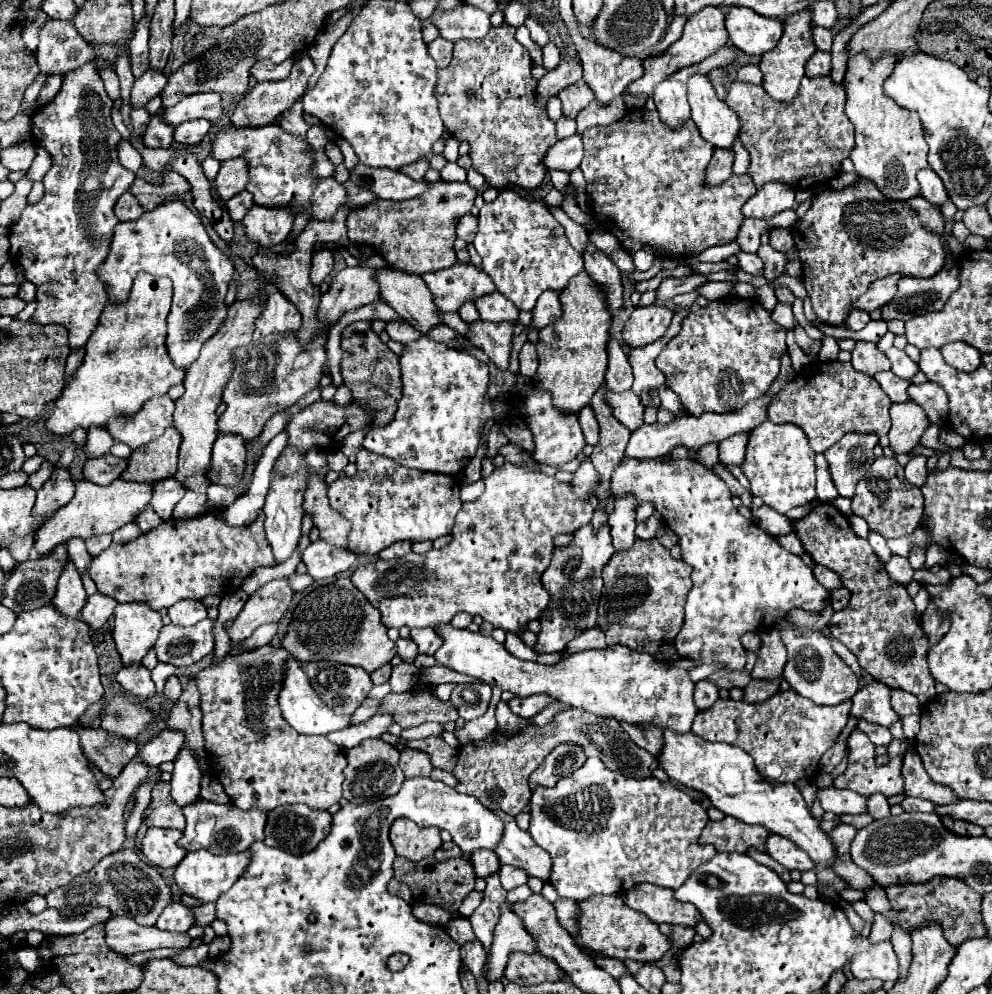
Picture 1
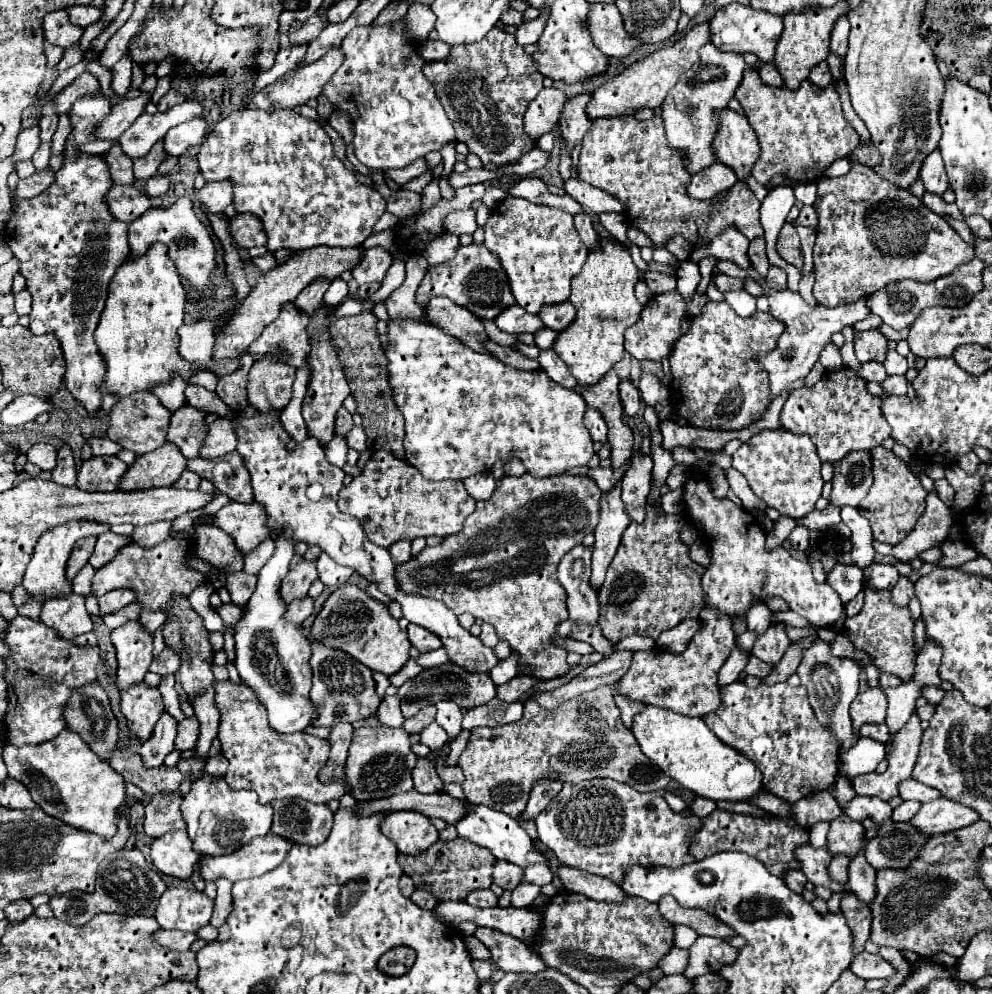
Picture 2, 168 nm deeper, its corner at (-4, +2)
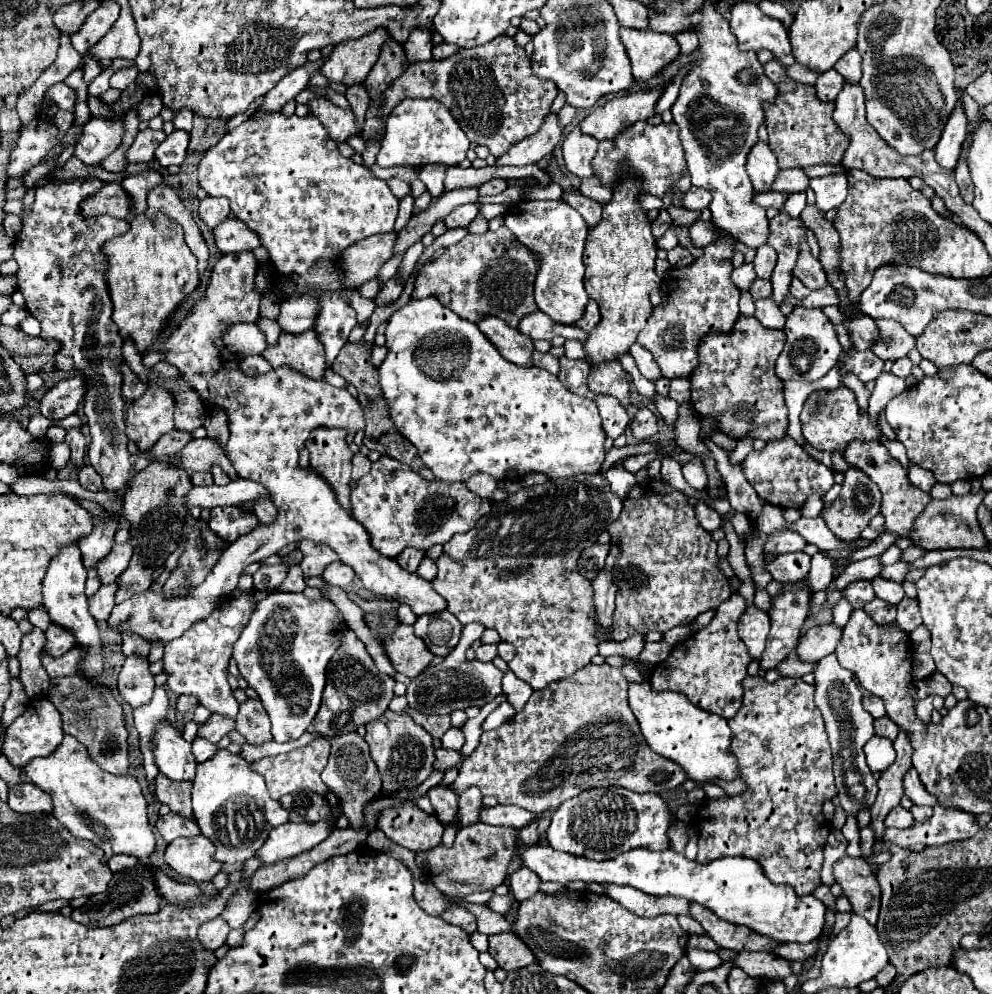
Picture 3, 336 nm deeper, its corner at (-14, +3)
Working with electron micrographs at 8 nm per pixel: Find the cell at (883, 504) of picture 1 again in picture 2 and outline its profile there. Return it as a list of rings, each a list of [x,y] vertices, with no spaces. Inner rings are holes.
[[[882,446],[872,450],[872,472],[874,472],[874,484],[870,486],[866,498],[860,502],[858,510],[864,518],[870,520],[874,540],[886,544],[898,544],[910,534],[916,520],[924,512],[926,490],[922,488],[918,476],[908,468],[908,464],[900,460],[892,450],[886,450]]]

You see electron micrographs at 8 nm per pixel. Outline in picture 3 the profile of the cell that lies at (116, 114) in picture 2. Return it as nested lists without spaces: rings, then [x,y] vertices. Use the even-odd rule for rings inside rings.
[[[92,117],[74,147],[74,157],[86,165],[100,165],[120,143],[124,135],[124,121],[108,121],[104,117]]]

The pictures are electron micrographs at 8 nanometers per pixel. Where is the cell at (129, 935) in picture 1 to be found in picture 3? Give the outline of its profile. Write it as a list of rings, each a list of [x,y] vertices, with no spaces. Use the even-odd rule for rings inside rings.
[[[216,917],[212,921],[206,921],[200,929],[198,929],[198,939],[202,941],[202,945],[210,951],[216,951],[218,947],[222,947],[226,943],[226,937],[230,933],[230,925],[222,919]]]

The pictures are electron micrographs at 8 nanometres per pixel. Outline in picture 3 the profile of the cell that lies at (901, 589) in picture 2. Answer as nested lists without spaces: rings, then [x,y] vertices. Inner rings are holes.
[[[904,597],[896,607],[898,607],[896,625],[898,625],[902,631],[912,633],[912,631],[922,623],[920,609],[918,609],[918,601],[916,601],[916,599],[908,599],[908,597]]]

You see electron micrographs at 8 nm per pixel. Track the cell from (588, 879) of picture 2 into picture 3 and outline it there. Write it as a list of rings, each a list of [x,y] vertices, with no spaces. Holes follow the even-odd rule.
[[[606,885],[606,895],[640,917],[658,917],[664,913],[690,915],[690,903],[692,903],[682,897],[646,895],[634,887],[626,887],[626,885],[622,885],[622,887],[620,885]]]

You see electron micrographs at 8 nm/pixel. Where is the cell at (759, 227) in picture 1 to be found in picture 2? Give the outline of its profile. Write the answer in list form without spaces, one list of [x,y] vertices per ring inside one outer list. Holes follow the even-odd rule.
[[[754,238],[750,240],[750,248],[748,248],[748,256],[750,256],[750,262],[754,266],[754,270],[764,278],[764,274],[768,272],[768,258],[766,258],[766,242],[764,238]]]

